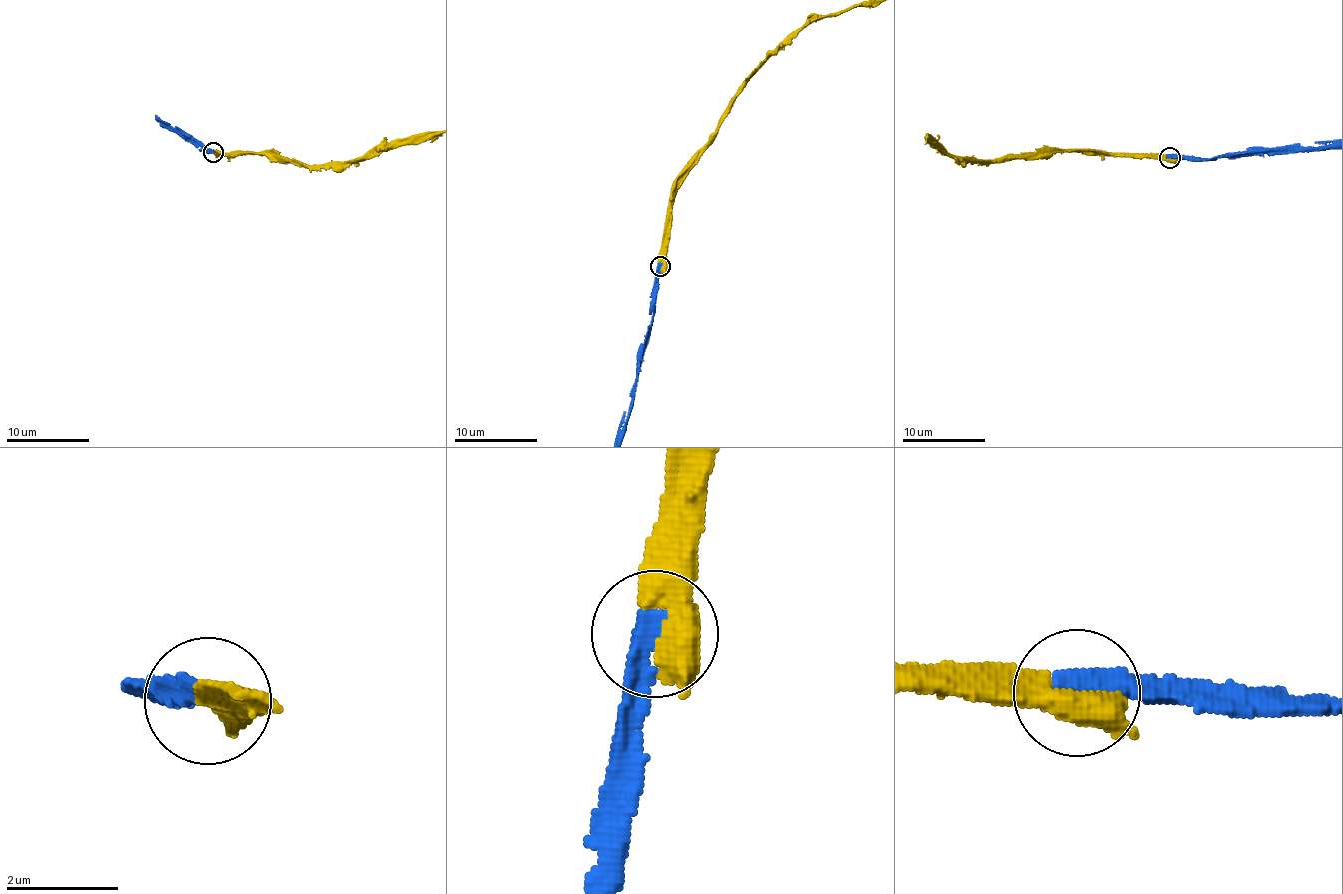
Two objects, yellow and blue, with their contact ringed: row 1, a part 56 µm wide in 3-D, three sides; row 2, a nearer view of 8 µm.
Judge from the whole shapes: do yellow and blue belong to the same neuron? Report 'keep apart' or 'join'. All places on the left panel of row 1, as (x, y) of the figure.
join

